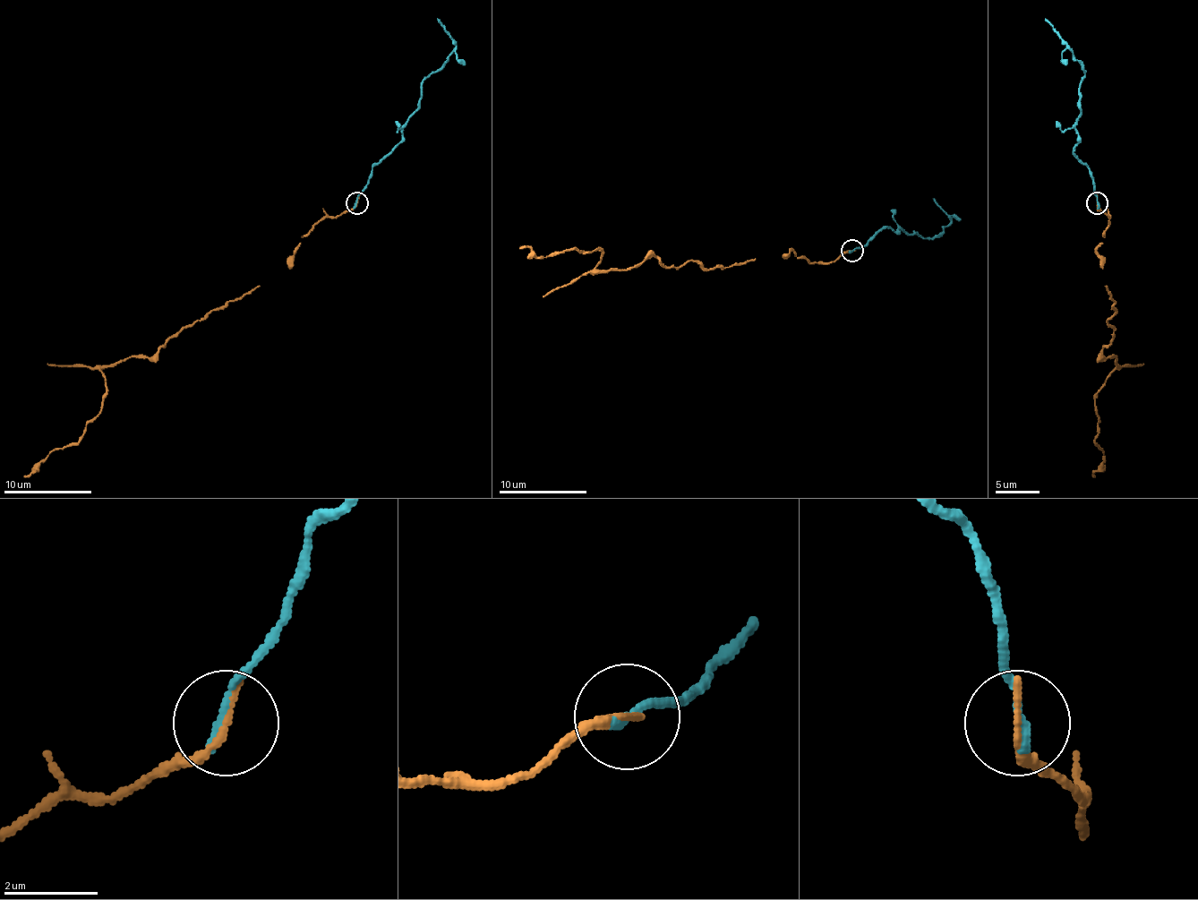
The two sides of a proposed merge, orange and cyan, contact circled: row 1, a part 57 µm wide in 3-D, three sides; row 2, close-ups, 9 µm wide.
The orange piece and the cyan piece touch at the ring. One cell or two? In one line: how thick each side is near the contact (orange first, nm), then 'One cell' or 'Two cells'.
Thickness 190 nm (orange) against 200 nm. One cell

